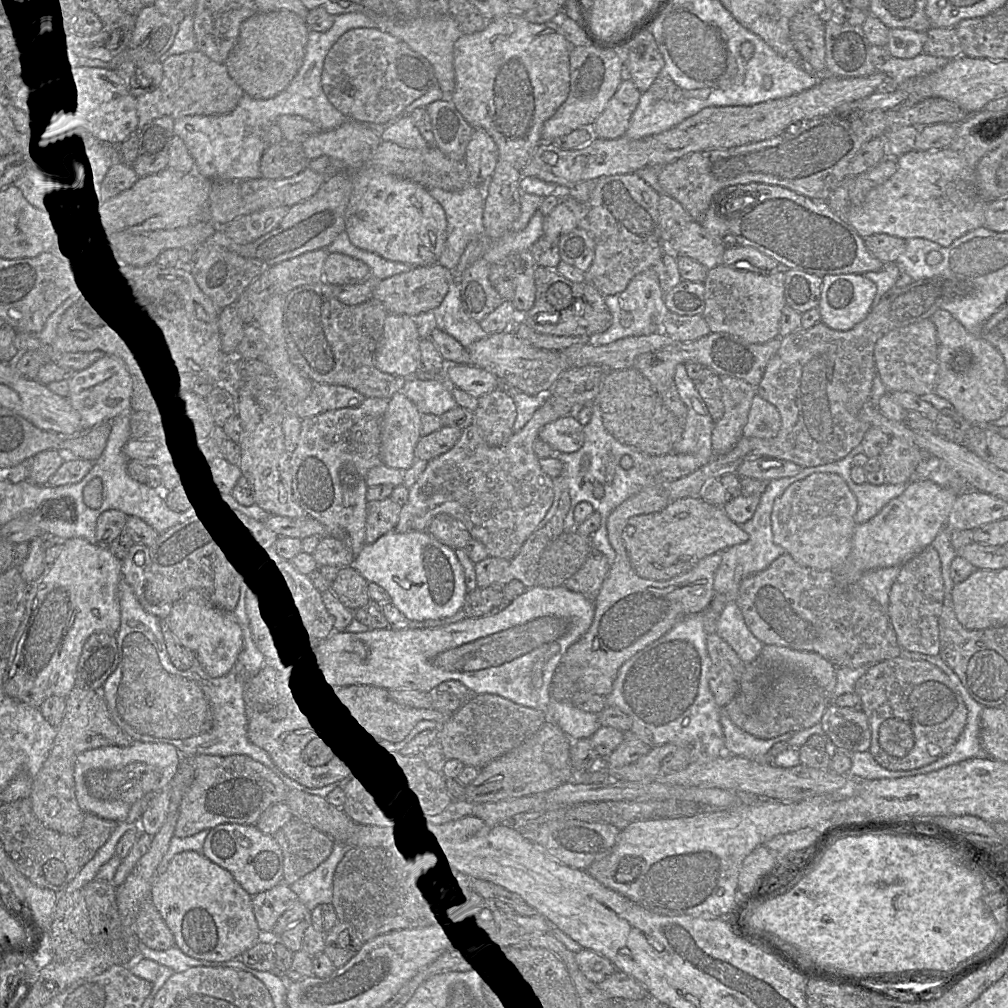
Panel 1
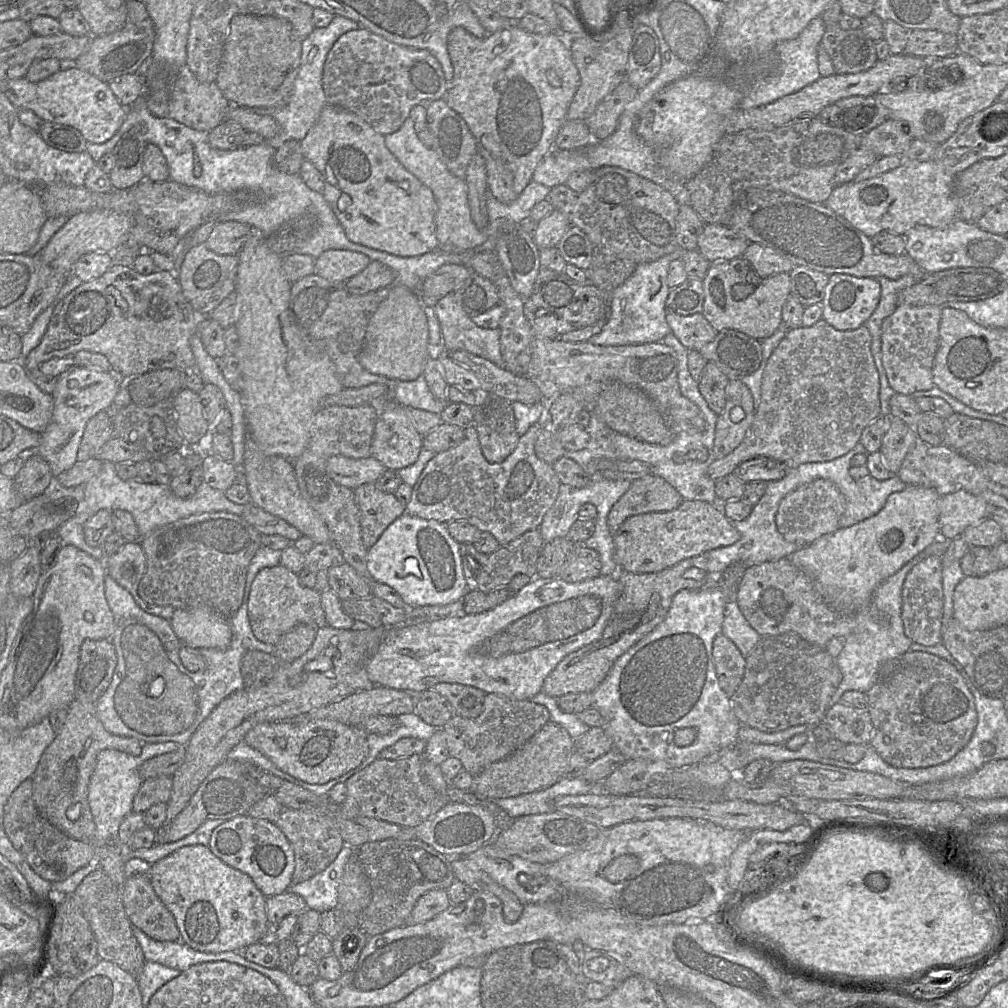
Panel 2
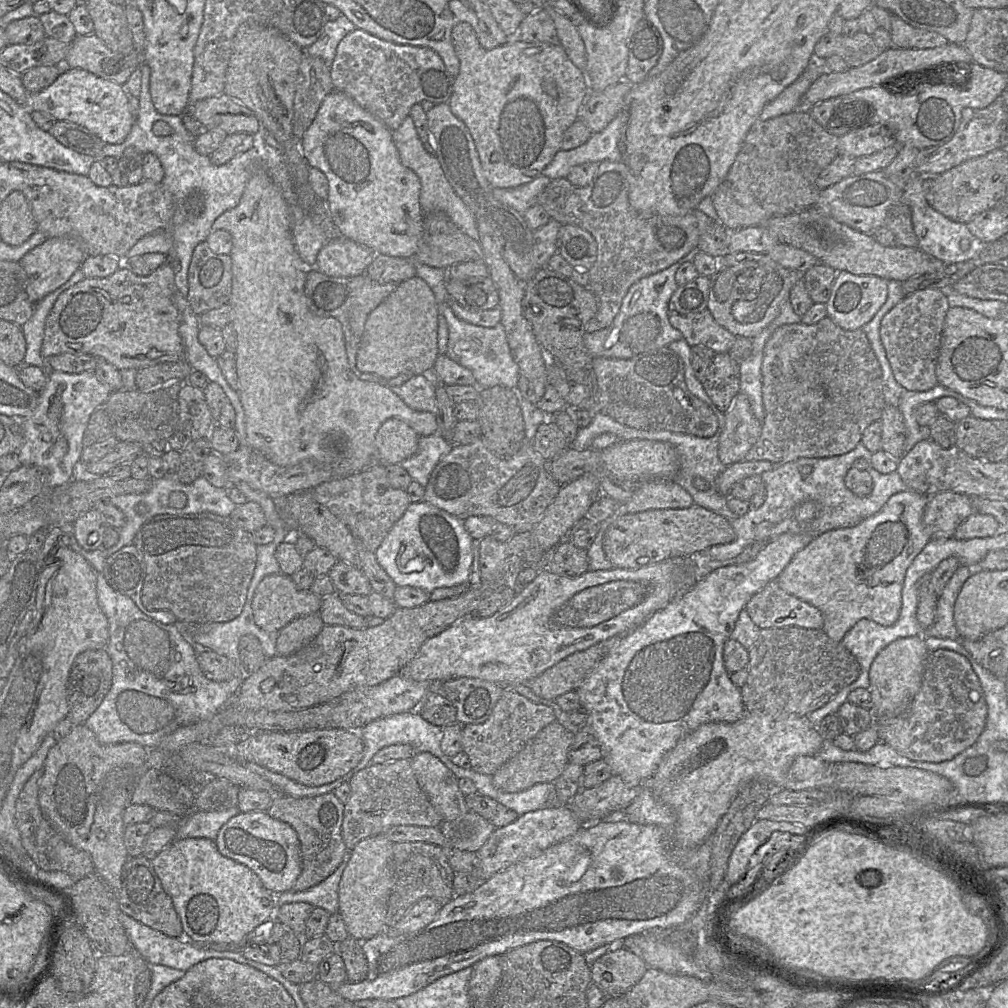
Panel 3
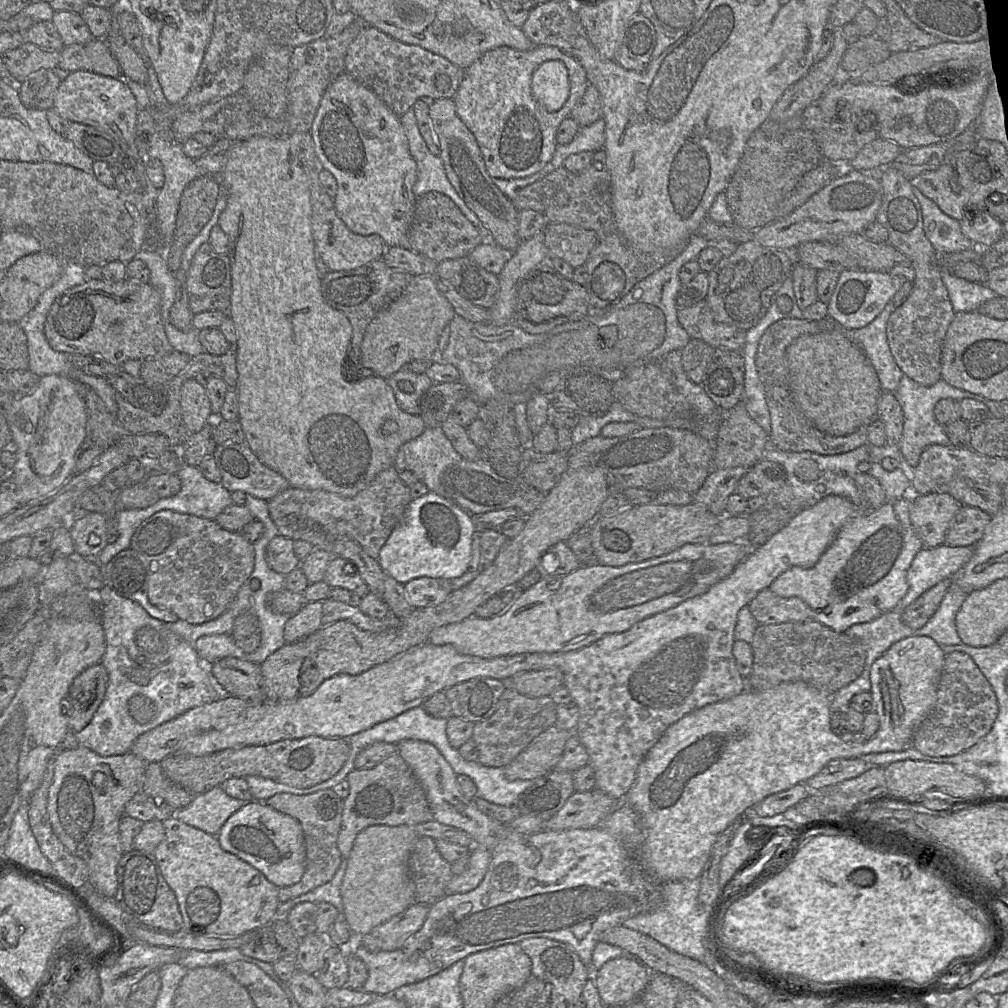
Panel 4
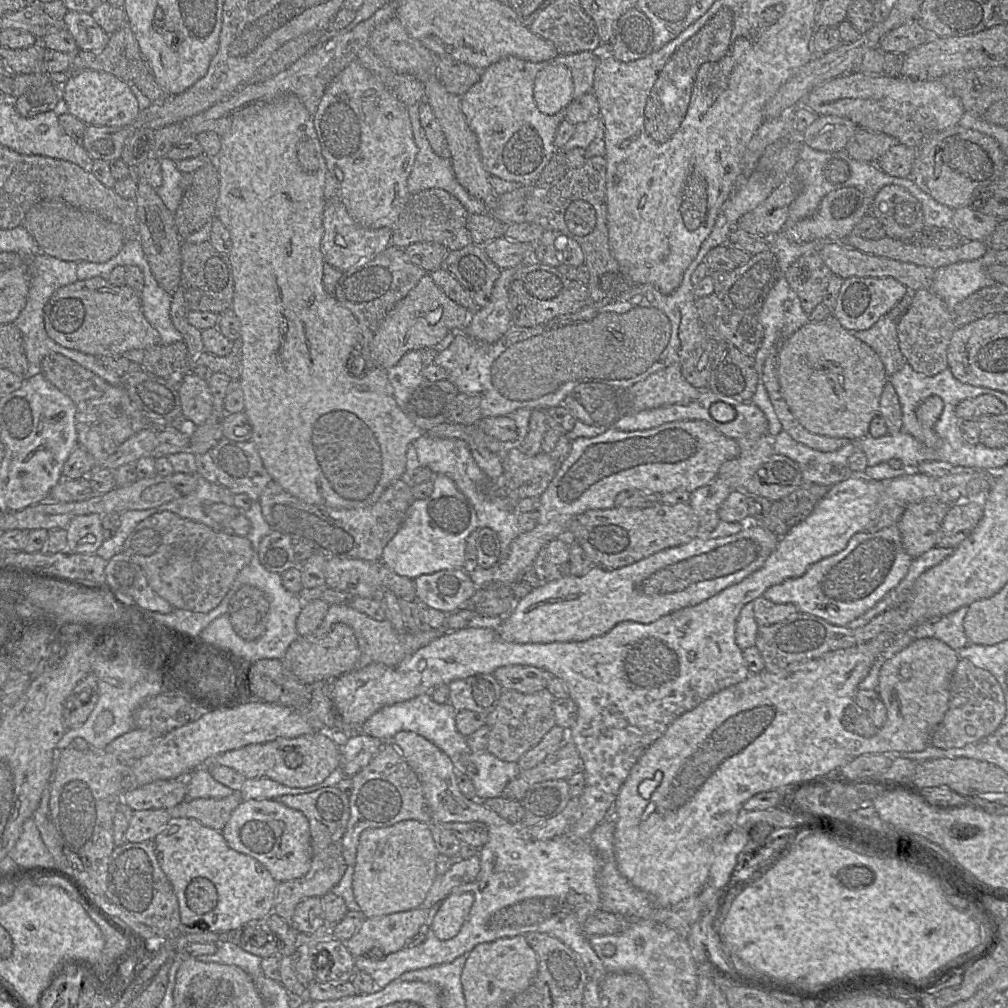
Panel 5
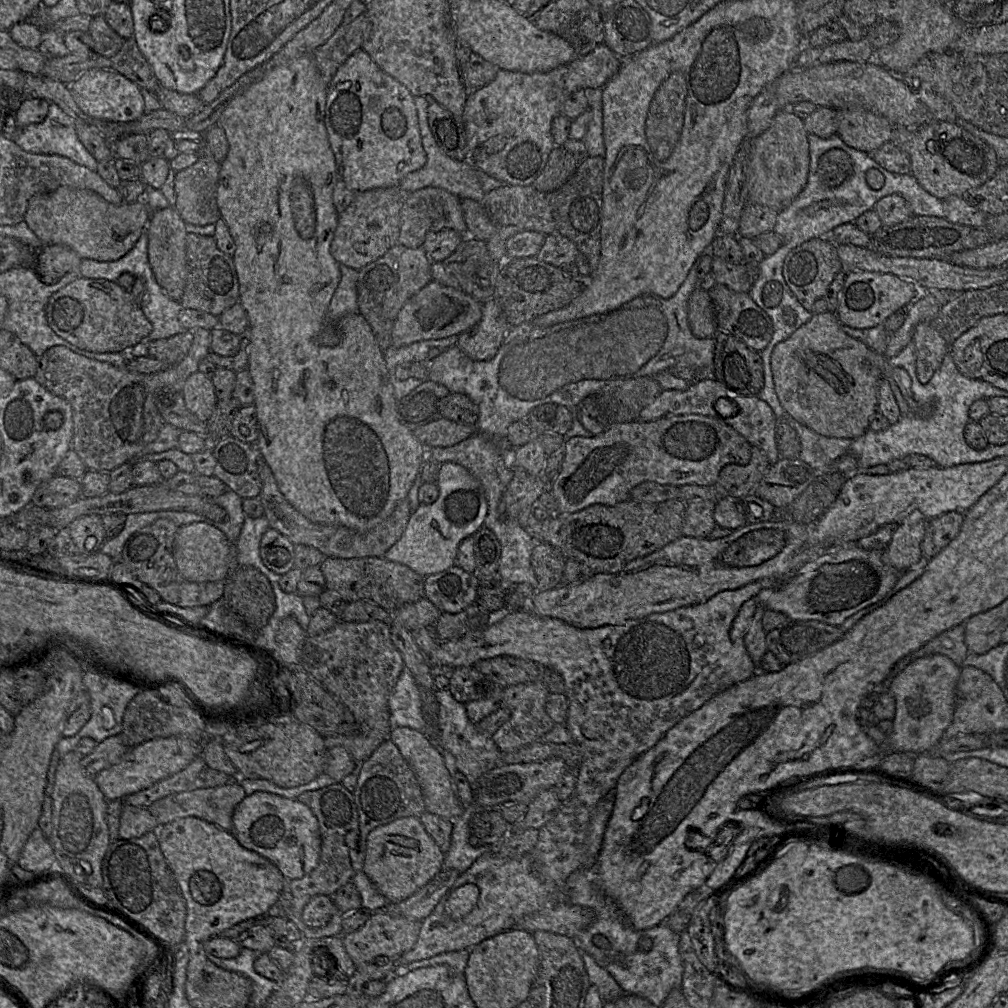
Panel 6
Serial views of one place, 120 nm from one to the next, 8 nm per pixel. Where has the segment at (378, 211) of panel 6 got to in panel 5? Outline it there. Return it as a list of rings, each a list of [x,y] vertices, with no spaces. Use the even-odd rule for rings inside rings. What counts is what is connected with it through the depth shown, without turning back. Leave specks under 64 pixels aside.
[[[326,201],[322,222],[324,233],[320,248],[324,262],[342,272],[359,263],[374,259],[389,245],[392,245],[393,228],[368,229],[360,226],[350,217],[341,201]]]

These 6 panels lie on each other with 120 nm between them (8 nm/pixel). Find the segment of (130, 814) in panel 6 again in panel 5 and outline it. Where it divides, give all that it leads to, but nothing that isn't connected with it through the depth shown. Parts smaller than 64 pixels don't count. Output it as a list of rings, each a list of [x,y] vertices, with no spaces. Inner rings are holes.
[[[165,809],[134,811],[125,832],[126,842],[140,843],[154,840],[170,818],[169,811]]]

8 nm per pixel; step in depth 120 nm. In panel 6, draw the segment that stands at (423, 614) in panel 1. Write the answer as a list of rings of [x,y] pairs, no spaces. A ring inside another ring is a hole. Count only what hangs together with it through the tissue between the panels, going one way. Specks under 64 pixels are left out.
[[[453,462],[440,464],[436,484],[439,489],[437,500],[432,504],[420,504],[411,513],[402,536],[383,556],[423,577],[455,566],[459,543],[484,526],[487,513],[487,501],[480,482],[463,466]]]

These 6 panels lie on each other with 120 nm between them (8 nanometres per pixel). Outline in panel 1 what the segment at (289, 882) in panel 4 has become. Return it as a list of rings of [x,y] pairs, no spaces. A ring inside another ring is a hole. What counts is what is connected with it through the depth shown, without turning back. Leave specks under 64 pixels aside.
[[[225,823],[214,827],[204,841],[202,853],[212,862],[228,870],[252,897],[271,889],[283,880],[282,850],[273,835],[263,833],[256,825]]]

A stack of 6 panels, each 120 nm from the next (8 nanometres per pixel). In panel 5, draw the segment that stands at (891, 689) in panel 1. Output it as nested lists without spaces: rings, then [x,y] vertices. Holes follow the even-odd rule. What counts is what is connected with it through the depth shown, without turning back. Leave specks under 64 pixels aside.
[[[959,659],[950,681],[949,707],[935,728],[930,745],[948,749],[961,748],[992,734],[1006,713],[1003,691],[996,678],[987,670],[976,667],[968,659]]]

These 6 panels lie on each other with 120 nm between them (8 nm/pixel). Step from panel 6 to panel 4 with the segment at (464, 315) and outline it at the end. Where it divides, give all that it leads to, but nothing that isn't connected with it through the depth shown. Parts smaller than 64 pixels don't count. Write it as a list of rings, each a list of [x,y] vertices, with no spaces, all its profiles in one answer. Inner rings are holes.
[[[413,276],[404,291],[368,324],[356,362],[386,379],[413,360],[436,360],[439,337],[454,316],[453,306],[437,287],[436,276]]]

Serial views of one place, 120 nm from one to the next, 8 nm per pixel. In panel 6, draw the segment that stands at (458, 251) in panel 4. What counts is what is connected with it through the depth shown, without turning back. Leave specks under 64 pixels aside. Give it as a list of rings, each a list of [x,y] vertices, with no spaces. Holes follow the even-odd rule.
[[[425,187],[409,193],[400,211],[398,244],[407,248],[421,247],[429,232],[451,229],[467,237],[467,226],[463,218],[460,198],[445,189]]]

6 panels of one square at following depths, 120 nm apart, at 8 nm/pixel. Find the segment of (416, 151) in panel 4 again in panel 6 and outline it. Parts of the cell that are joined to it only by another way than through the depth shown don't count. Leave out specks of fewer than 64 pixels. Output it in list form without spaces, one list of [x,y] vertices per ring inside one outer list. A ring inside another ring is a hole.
[[[424,96],[414,97],[414,103],[417,111],[421,142],[426,153],[427,160],[422,168],[405,175],[400,181],[399,187],[407,193],[412,193],[413,191],[425,187],[437,187],[447,190],[460,199],[469,198],[481,203],[485,193],[482,190],[475,172],[477,168],[475,168],[468,160],[455,160],[448,157],[440,149],[428,124],[427,107],[429,103],[426,101]]]

